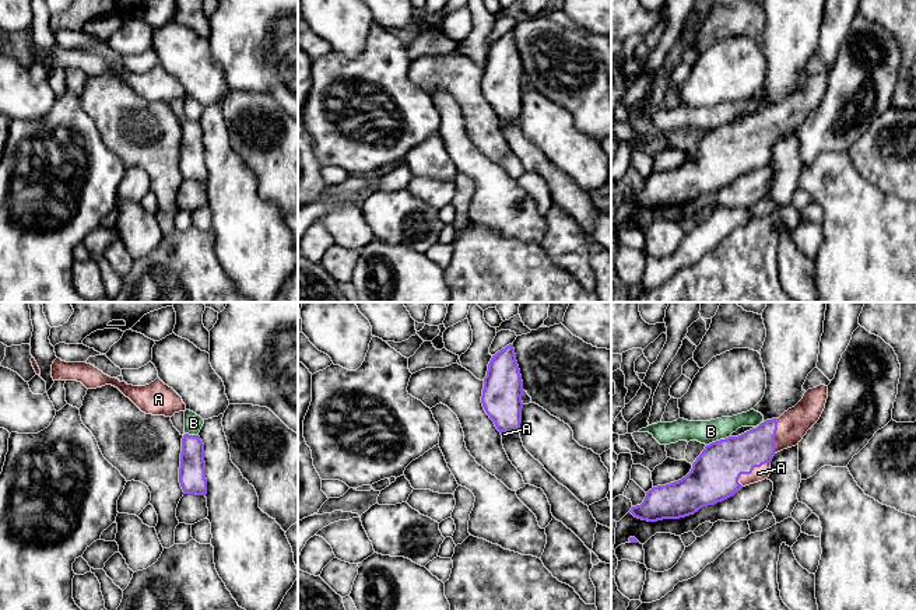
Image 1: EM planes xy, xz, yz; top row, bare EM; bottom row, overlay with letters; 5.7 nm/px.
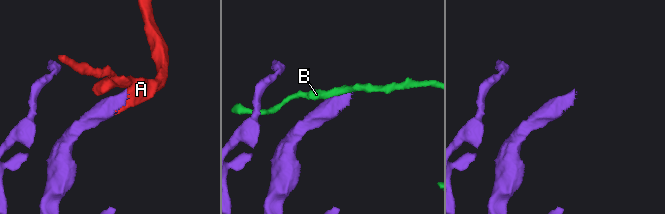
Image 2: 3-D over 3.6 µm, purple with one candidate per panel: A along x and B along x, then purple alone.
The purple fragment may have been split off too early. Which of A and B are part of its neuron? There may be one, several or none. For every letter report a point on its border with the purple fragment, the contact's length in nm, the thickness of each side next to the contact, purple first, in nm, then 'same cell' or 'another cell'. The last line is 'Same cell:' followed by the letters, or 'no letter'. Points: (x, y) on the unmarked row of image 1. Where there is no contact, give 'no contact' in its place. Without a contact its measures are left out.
A: yz (751, 158) | 220 nm | 280/80 nm | same cell
B: yz (718, 128) | 150 nm | 280/130 nm | another cell
Same cell: A

